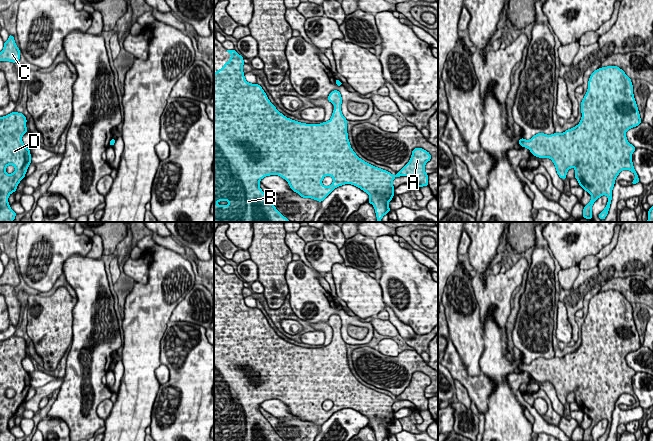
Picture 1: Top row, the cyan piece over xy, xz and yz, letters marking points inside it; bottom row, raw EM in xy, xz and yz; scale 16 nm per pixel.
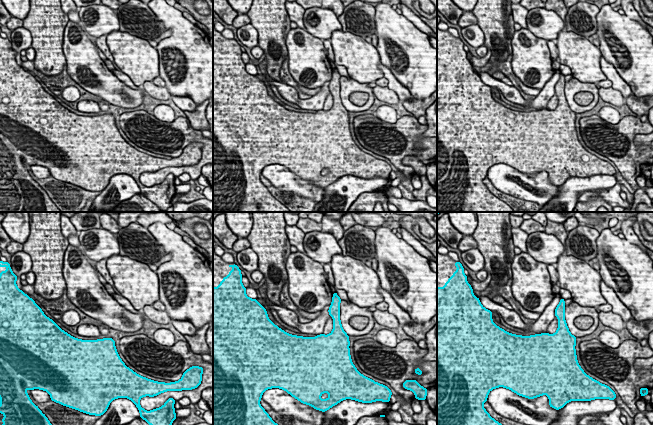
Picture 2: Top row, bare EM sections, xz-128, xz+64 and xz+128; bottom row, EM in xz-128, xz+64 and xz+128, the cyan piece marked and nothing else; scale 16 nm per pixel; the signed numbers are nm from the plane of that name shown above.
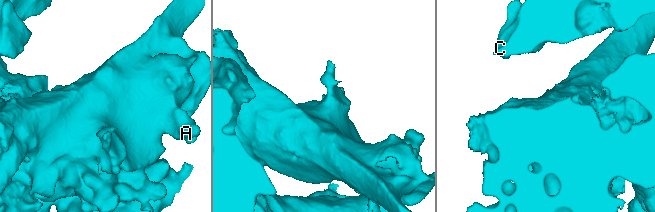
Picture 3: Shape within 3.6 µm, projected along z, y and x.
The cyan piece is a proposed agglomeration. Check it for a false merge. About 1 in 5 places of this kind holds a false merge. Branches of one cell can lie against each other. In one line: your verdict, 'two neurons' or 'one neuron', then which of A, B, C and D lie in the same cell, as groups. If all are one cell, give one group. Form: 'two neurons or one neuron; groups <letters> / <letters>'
one neuron; groups A B C D

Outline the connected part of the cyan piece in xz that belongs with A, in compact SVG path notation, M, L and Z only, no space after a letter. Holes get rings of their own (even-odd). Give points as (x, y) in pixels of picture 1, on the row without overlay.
M226 273L226 276L232 278L230 284L227 287L224 287L224 290L214 297L214 441L284 441L275 432L270 423L264 418L259 410L260 404L269 399L281 400L289 407L290 412L294 416L297 416L301 421L312 422L319 426L323 425L336 411L344 408L352 408L369 418L370 422L368 426L374 430L377 441L383 441L390 435L388 426L391 425L394 420L394 411L392 406L395 401L408 400L416 406L418 411L428 410L428 398L425 397L424 391L425 388L430 385L431 379L422 372L415 372L412 375L410 385L404 390L403 393L396 397L395 400L386 394L377 392L363 385L355 378L348 364L347 344L341 336L342 321L339 315L334 314L328 320L329 326L334 329L334 335L329 345L323 346L321 348L305 348L294 345L277 335L275 330L269 325L267 319L260 309L251 308L245 304L243 297L244 282L240 280L235 274ZM325 400L331 400L333 402L333 407L328 411L322 408L322 404Z

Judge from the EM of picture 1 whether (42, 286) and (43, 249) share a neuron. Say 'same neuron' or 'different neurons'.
same neuron

